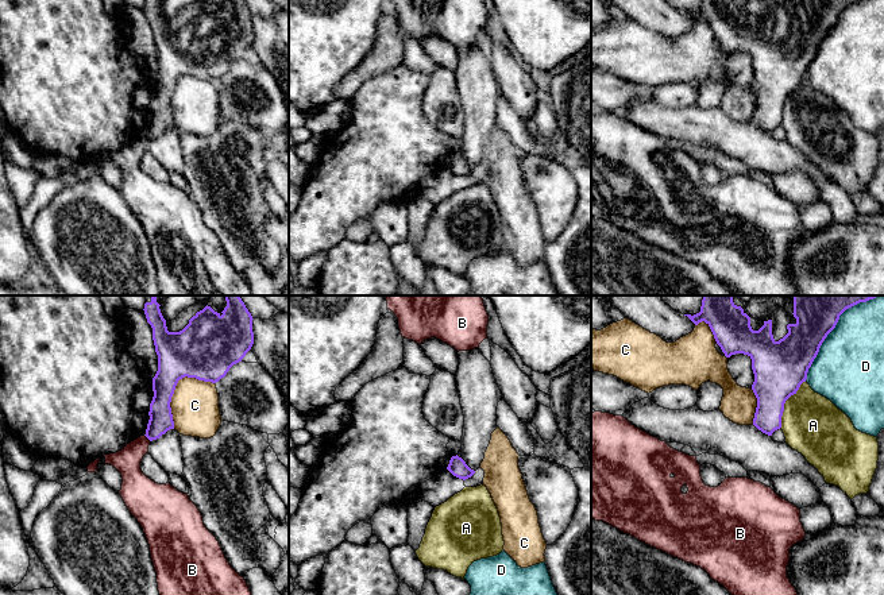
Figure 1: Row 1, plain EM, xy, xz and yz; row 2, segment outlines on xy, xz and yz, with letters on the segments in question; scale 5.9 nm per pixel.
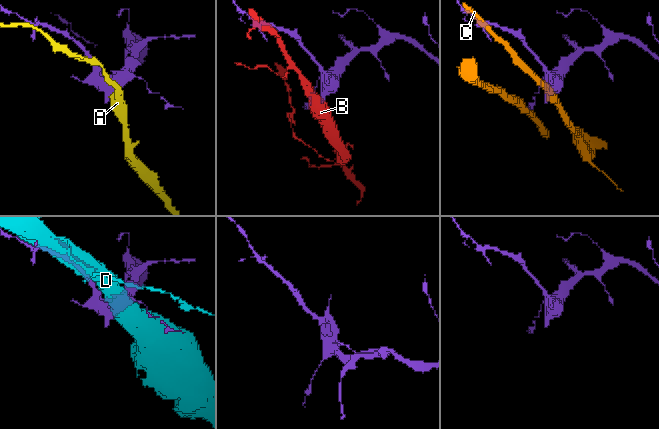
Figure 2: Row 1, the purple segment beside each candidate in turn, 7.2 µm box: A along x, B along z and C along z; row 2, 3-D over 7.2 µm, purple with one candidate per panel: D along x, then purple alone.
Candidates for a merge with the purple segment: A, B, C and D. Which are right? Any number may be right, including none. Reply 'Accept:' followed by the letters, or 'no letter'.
Accept: no letter

